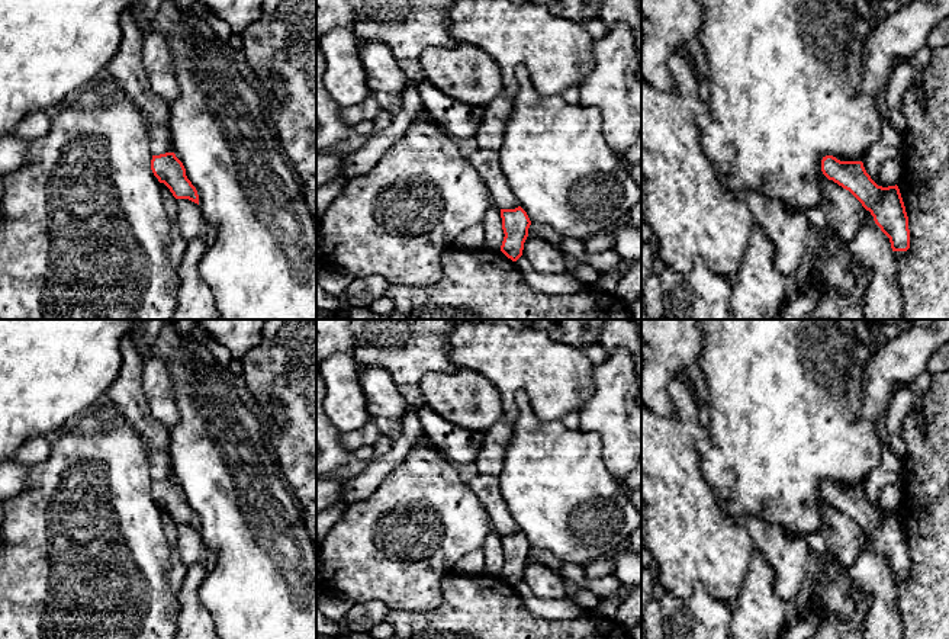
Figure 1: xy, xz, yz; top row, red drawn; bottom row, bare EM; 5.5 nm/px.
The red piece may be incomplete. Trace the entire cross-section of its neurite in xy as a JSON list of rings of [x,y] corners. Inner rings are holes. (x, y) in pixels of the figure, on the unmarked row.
[[[174,478],[152,481],[151,495],[160,508],[164,508],[176,524],[189,524],[199,530],[196,513],[186,501],[183,488]]]

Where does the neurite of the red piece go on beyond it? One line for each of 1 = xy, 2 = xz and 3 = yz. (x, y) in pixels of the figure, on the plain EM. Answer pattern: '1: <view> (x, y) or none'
1: none
2: none
3: none

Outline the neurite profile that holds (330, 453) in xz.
[[[316,362],[316,478],[334,475],[353,455],[341,446],[341,433],[322,410],[325,394],[325,382],[319,373],[319,362]]]

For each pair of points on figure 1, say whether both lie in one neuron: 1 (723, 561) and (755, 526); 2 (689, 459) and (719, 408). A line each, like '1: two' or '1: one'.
1: two
2: two

